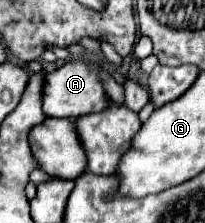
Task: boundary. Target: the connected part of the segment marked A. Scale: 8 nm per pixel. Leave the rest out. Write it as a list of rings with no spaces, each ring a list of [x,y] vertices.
[[[68,61],[60,69],[46,75],[42,89],[42,111],[46,117],[78,117],[86,113],[96,113],[106,107],[106,91],[98,77],[98,65],[86,61]]]

